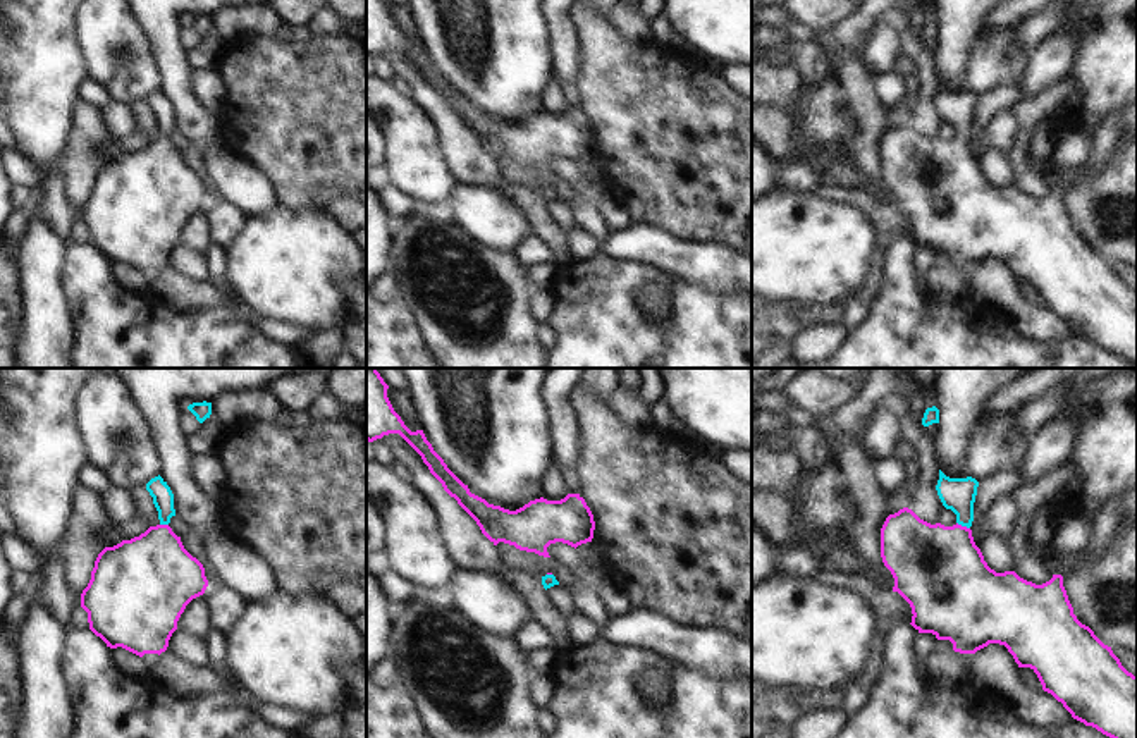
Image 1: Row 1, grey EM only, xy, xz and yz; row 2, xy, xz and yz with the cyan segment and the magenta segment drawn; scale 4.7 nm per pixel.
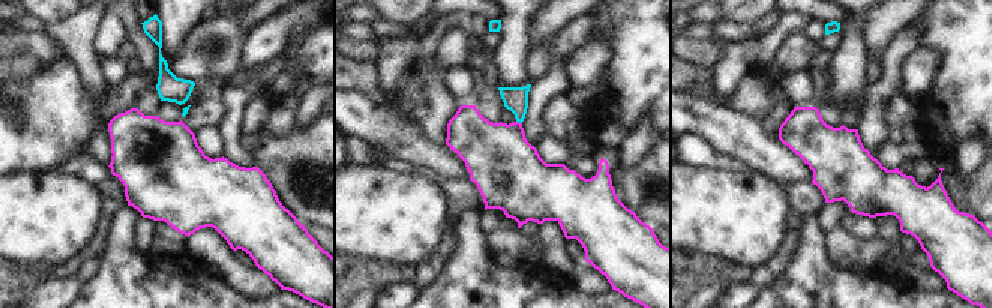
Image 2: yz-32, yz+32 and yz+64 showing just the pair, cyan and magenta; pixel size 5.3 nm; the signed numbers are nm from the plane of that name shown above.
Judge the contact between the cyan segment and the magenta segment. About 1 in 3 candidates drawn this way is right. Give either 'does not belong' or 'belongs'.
belongs

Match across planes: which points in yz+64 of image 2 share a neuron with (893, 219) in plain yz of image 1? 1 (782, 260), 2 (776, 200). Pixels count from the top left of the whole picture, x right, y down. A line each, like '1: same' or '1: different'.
1: same
2: different

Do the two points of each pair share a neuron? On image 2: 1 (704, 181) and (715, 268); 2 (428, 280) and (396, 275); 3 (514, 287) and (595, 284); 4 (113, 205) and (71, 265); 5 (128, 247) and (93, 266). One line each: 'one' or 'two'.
1: two
2: two
3: two
4: one
5: two

